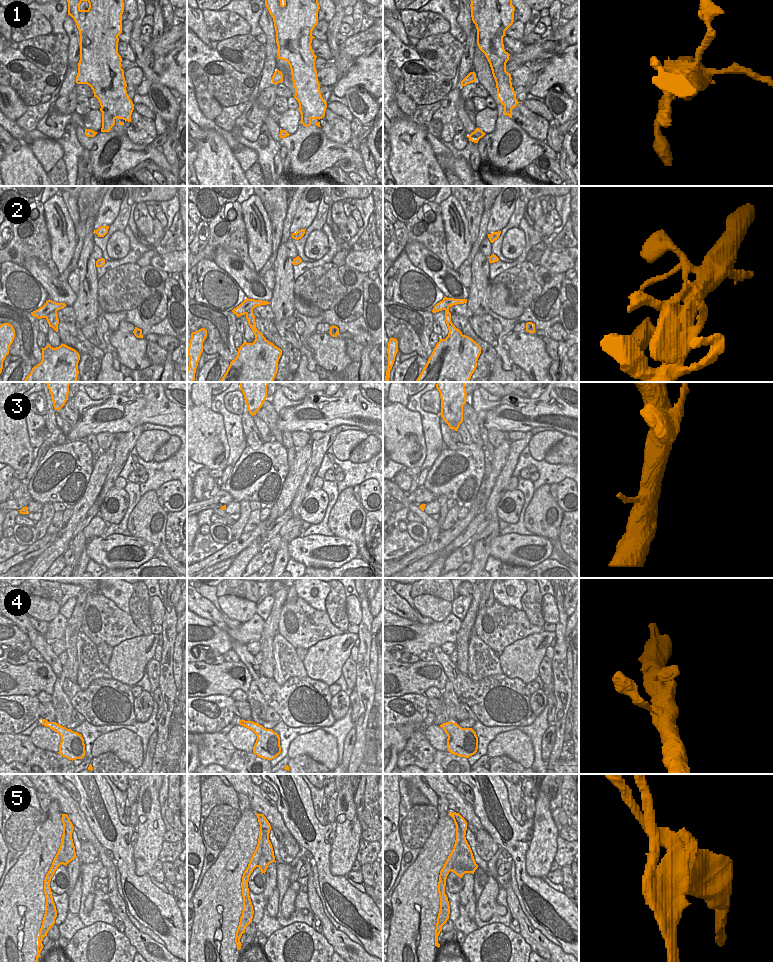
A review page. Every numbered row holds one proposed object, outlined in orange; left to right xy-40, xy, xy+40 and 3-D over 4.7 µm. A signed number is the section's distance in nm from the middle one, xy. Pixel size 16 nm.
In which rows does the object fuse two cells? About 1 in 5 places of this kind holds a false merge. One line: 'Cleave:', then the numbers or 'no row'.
Cleave: 5

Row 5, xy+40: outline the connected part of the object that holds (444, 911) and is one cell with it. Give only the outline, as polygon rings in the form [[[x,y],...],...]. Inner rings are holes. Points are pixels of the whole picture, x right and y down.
[[[451,816],[451,817],[453,818],[454,823],[455,823],[455,825],[456,825],[456,840],[455,840],[454,847],[453,847],[453,849],[451,850],[451,853],[449,854],[449,856],[448,856],[448,858],[447,858],[447,860],[446,860],[446,862],[445,862],[443,868],[442,868],[441,871],[440,871],[440,875],[439,875],[438,893],[439,893],[439,898],[440,898],[440,909],[439,909],[439,913],[438,913],[438,917],[437,917],[437,923],[436,923],[436,929],[435,929],[435,946],[437,946],[438,948],[440,947],[440,944],[438,943],[438,936],[439,936],[439,934],[440,934],[440,932],[442,931],[442,926],[443,926],[443,925],[447,922],[447,920],[449,919],[449,914],[450,914],[449,901],[448,901],[447,895],[445,894],[446,879],[447,879],[447,876],[448,876],[449,872],[452,871],[453,864],[454,864],[454,862],[455,862],[455,860],[456,860],[456,857],[457,857],[457,855],[458,855],[458,853],[459,853],[459,850],[460,850],[460,843],[461,843],[461,830],[460,830],[460,828],[457,826],[458,824],[457,824],[457,822],[455,821],[454,816]]]

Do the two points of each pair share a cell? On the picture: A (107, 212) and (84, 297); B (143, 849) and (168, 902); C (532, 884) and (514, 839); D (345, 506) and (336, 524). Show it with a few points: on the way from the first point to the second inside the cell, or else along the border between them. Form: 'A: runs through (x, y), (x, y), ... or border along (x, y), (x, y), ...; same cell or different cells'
A: border along (97, 216), (93, 229); different cells
B: border along (133, 853), (134, 872), (137, 875), (146, 874); different cells
C: runs through (523, 873), (518, 850); same cell
D: runs through (345, 510), (345, 515), (340, 520); same cell

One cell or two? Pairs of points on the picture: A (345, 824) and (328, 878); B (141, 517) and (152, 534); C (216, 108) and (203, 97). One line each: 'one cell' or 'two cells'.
A: two cells
B: one cell
C: one cell

